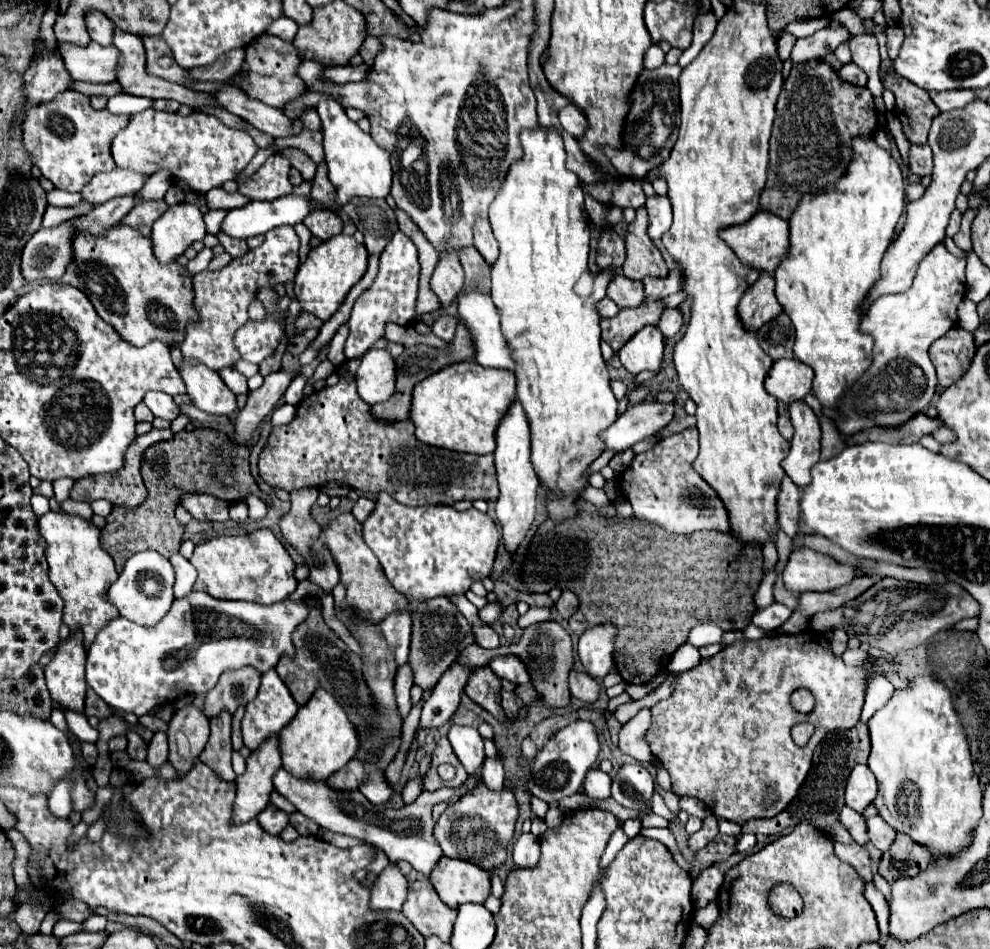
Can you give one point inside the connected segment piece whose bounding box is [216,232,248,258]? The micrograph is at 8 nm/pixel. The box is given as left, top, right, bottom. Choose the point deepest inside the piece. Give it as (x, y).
(236, 248)

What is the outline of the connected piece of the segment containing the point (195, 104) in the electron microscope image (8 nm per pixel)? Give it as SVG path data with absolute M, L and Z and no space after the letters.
M120 28L114 30L114 46L122 52L122 58L120 58L120 72L118 72L118 82L122 84L124 92L126 94L134 94L134 96L146 96L146 98L168 98L168 100L176 100L180 104L186 104L186 106L192 106L192 108L200 108L200 106L218 106L210 94L202 94L202 92L194 92L192 88L186 88L182 84L176 84L176 82L168 82L168 80L162 80L162 78L154 78L154 76L148 76L146 70L144 70L144 64L146 64L146 50L144 50L144 44L142 44L142 38L136 36L136 34L128 34Z

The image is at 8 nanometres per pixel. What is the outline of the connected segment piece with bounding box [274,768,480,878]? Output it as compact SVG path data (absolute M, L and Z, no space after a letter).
M280 768L274 776L274 788L280 792L288 802L296 806L298 812L302 812L306 818L314 820L320 828L348 834L358 840L370 842L376 848L380 848L390 862L406 860L412 864L414 870L418 870L422 876L430 876L436 862L444 856L440 850L440 844L434 836L436 822L432 820L432 806L444 800L450 800L452 796L464 796L476 790L476 784L480 784L480 778L476 774L470 774L468 780L458 788L440 788L436 792L422 792L412 804L402 806L400 810L392 808L378 808L372 806L360 790L332 790L326 780L310 780L310 778L296 778L288 770Z

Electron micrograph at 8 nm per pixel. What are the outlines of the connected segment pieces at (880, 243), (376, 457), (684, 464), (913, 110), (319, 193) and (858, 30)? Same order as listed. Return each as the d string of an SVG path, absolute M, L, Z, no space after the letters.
M856 138L852 142L852 148L854 148L854 156L852 156L852 162L850 162L848 172L844 174L844 178L840 178L830 192L818 194L814 198L810 194L806 194L802 198L800 206L794 210L794 214L790 218L790 254L776 268L776 298L784 306L784 312L790 316L790 320L792 320L792 324L796 328L794 354L796 354L798 360L802 360L804 364L808 364L814 370L816 378L814 378L814 384L812 384L812 394L820 400L820 404L824 408L836 408L838 402L844 398L844 394L850 390L850 386L854 382L858 382L858 378L864 376L864 372L872 364L872 336L864 334L860 330L860 322L862 322L864 312L866 312L866 306L864 306L866 304L866 296L872 290L872 286L880 280L880 262L882 262L882 256L884 256L886 248L890 246L890 240L894 236L894 230L896 230L896 224L898 224L900 216L904 214L904 180L902 180L902 172L900 172L896 160L886 150L882 150L874 140Z
M360 358L346 360L336 372L340 376L338 384L326 386L318 392L312 392L298 404L296 418L286 426L272 428L268 444L258 458L258 470L262 480L268 486L282 488L286 492L314 486L320 488L332 480L342 482L350 488L358 488L362 492L388 492L400 504L406 506L422 506L422 504L452 504L458 500L494 500L498 496L494 456L492 454L460 454L452 450L442 450L434 446L426 446L414 438L414 426L410 420L398 424L382 424L370 418L370 406L364 404L356 392L356 368Z
M686 428L678 434L662 438L654 450L636 454L632 464L620 474L620 488L634 508L634 516L648 524L664 528L668 534L694 534L716 530L730 534L728 510L720 496L700 478L692 462L698 454L698 430Z
M894 70L884 76L882 84L896 96L896 116L902 122L906 138L912 144L926 144L930 124L934 116L940 114L930 94L920 90L920 86L914 86L914 82L900 78L900 74Z
M326 164L318 166L316 178L312 182L312 194L310 196L330 208L330 206L336 204L336 190L334 190L332 182L328 180L328 171L326 169L328 169Z
M850 8L836 12L836 14L834 14L834 20L842 22L842 24L852 32L852 36L856 36L856 34L864 34L864 30L862 30L862 20L860 20L858 16L854 16L854 14L850 12Z

